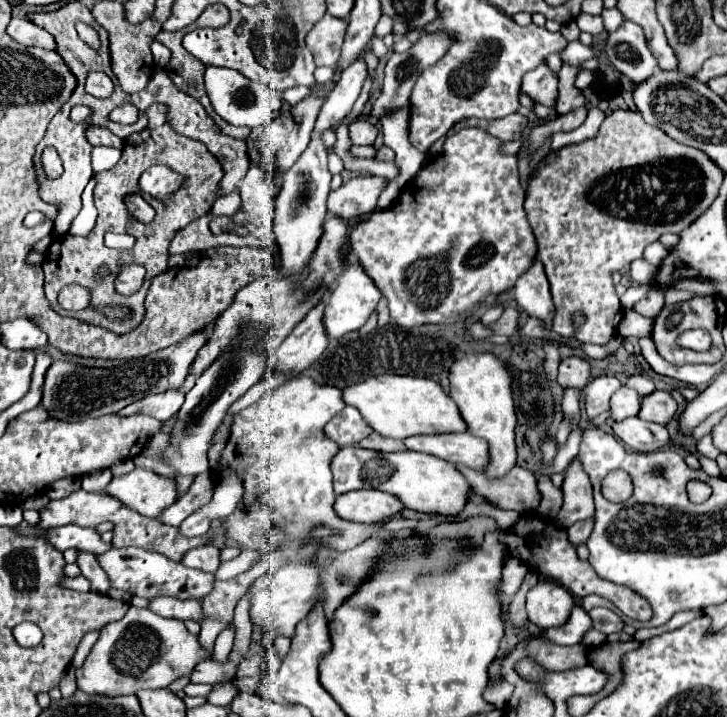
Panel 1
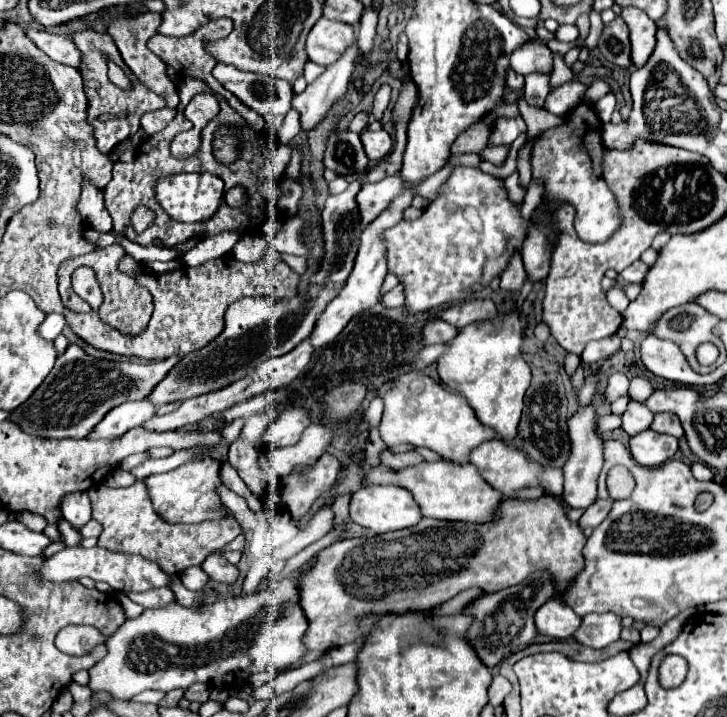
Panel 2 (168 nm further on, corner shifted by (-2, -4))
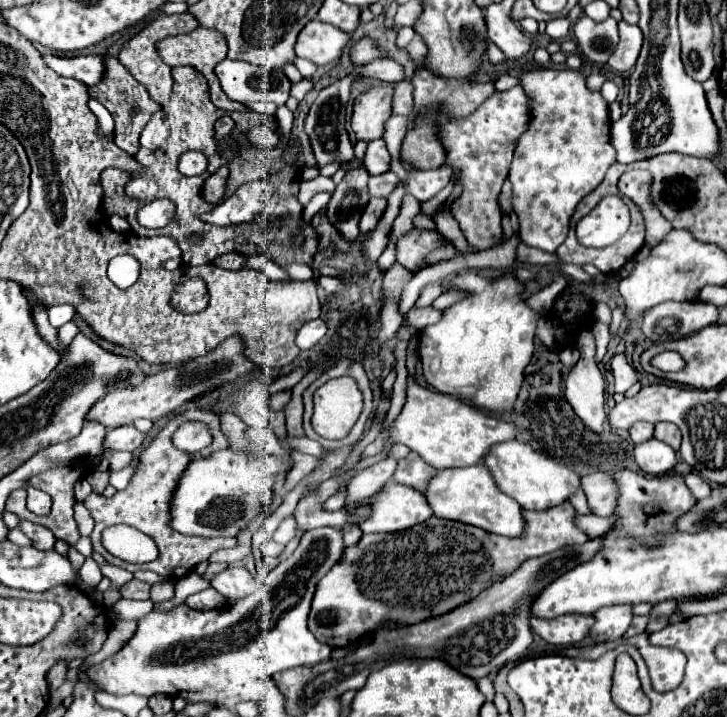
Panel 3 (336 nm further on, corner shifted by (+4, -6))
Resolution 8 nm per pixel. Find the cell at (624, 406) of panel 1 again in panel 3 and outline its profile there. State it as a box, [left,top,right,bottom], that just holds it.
[629,423,653,445]

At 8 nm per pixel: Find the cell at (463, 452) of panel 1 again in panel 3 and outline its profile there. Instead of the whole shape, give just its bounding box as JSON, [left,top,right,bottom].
[483,441,581,511]

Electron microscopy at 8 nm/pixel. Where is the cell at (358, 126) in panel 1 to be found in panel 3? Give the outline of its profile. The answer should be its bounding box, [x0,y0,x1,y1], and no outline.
[363,141,391,175]

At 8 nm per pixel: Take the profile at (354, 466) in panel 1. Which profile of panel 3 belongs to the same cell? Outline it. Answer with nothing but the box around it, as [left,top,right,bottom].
[427,465,525,537]

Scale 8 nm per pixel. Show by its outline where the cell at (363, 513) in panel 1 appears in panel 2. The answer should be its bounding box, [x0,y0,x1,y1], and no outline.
[349,485,421,533]

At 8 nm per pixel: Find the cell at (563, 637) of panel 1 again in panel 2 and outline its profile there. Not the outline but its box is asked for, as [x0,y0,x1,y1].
[573,613,621,649]

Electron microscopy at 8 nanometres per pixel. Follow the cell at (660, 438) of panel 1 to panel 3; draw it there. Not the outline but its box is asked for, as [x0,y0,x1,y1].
[635,439,677,477]

